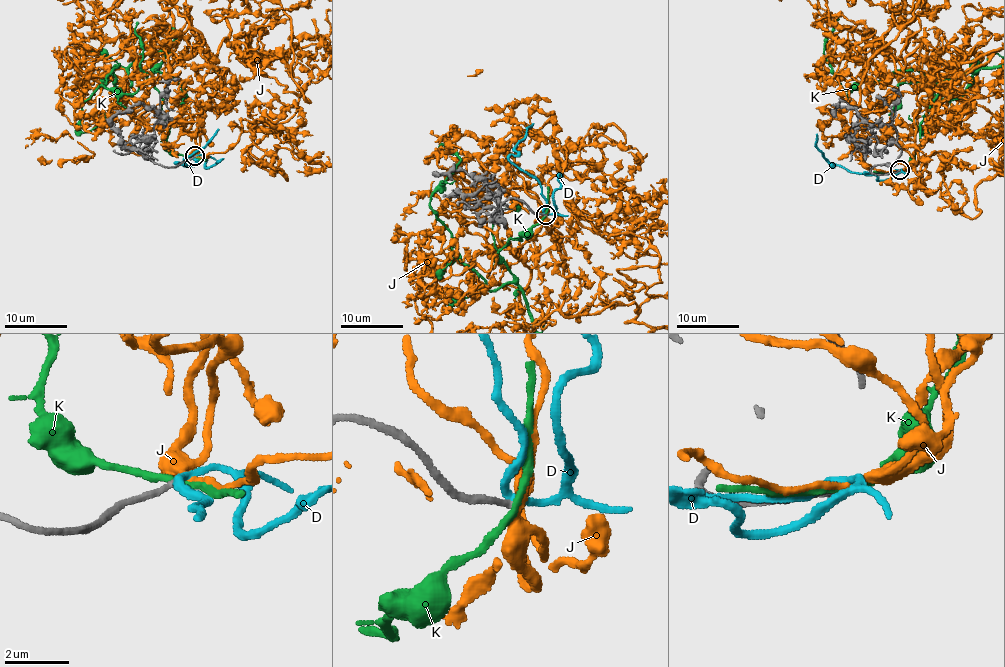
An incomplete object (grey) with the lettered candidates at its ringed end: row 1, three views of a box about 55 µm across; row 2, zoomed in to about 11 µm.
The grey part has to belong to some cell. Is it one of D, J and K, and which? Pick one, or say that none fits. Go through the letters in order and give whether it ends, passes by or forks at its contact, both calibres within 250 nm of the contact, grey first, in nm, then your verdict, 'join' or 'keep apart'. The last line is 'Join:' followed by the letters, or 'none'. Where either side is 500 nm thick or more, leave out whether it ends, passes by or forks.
D: it passes by; 180 nm thick on the grey side, 240 nm on the other; keep apart
J: it passes by; 170 nm thick on the grey side, 240 nm on the other; keep apart
K: it passes by; 180 nm thick on the grey side, 200 nm on the other; keep apart
Join: none

